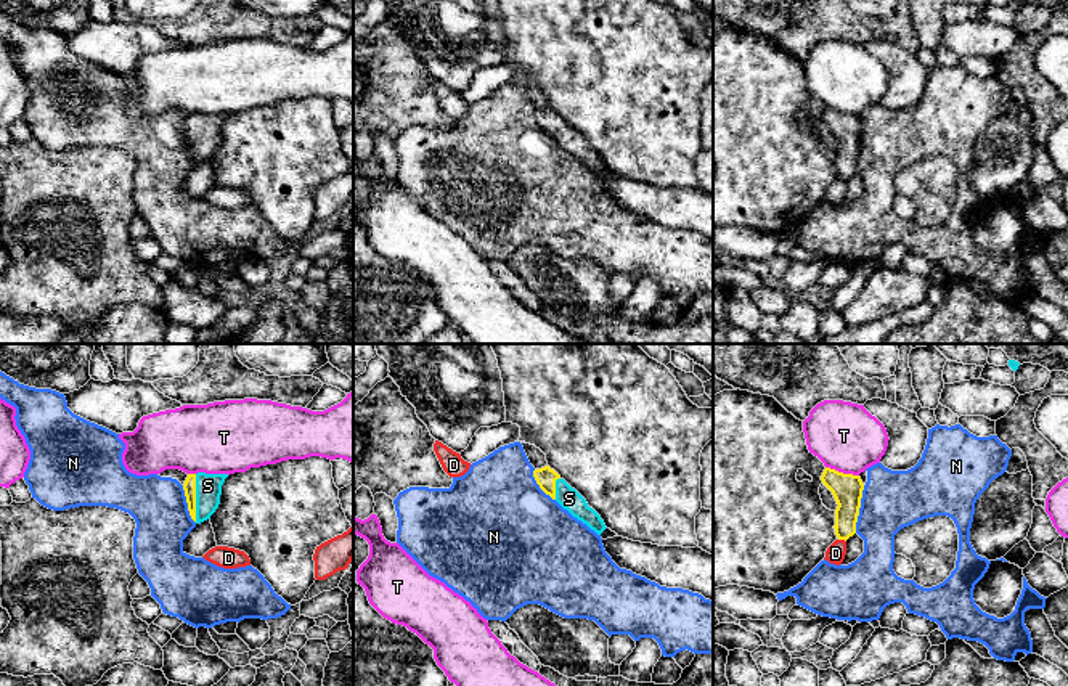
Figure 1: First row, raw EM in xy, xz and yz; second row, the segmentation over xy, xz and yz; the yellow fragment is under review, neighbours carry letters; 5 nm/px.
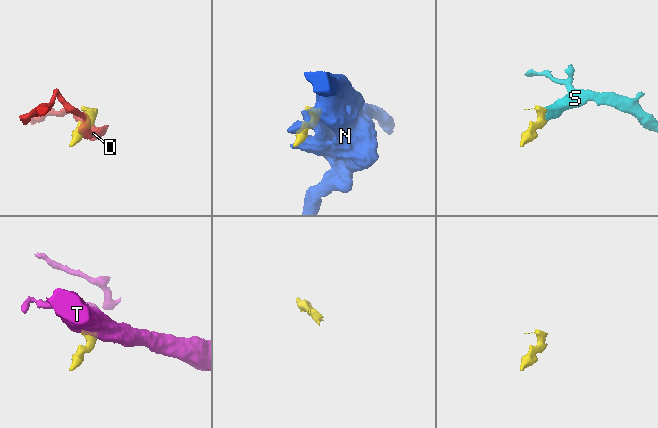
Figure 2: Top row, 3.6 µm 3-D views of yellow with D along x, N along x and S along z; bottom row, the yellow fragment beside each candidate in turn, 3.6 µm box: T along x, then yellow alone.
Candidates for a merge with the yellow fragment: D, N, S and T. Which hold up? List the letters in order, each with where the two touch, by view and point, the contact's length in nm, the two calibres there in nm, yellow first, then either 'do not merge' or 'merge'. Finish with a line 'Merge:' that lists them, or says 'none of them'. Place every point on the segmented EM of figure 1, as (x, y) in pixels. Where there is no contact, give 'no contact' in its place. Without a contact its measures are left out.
D: yz (842, 538) | 40 nm | 160/100 nm | do not merge
N: yz (858, 510) | 240 nm | 160/300 nm | do not merge
S: xy (195, 498) | 240 nm | 60/130 nm | merge
T: yz (842, 473) | 180 nm | 160/340 nm | do not merge
Merge: S

